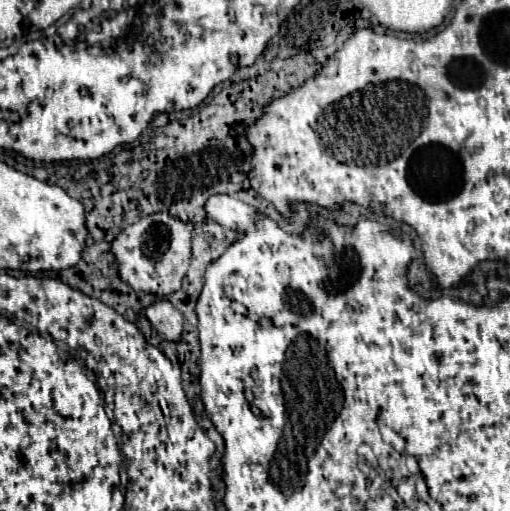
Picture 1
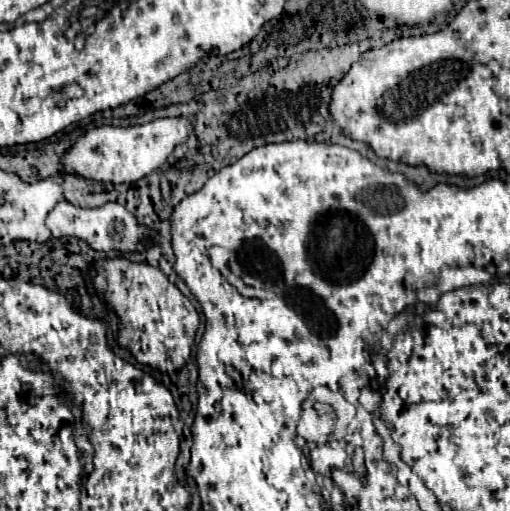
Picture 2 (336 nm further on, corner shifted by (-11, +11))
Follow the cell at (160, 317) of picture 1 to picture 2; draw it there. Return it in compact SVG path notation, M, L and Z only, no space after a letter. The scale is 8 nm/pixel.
M108 259L106 267L106 301L122 321L118 343L126 347L142 365L156 367L164 373L172 373L190 357L194 335L200 325L200 315L194 305L180 293L180 289L168 281L168 277L146 263L132 263L128 259Z

